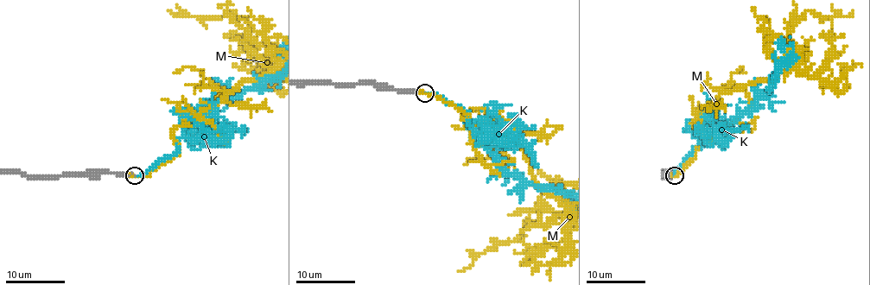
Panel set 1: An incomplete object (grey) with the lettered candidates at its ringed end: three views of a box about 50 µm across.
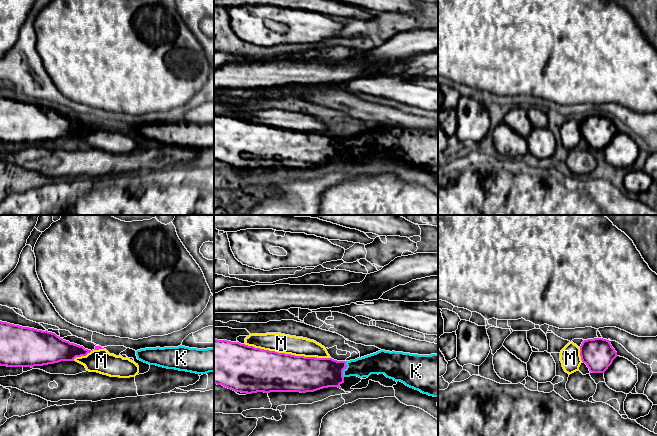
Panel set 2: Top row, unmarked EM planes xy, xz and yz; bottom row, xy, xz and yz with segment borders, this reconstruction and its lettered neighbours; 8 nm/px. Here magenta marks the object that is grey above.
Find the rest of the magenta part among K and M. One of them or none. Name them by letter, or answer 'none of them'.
K

